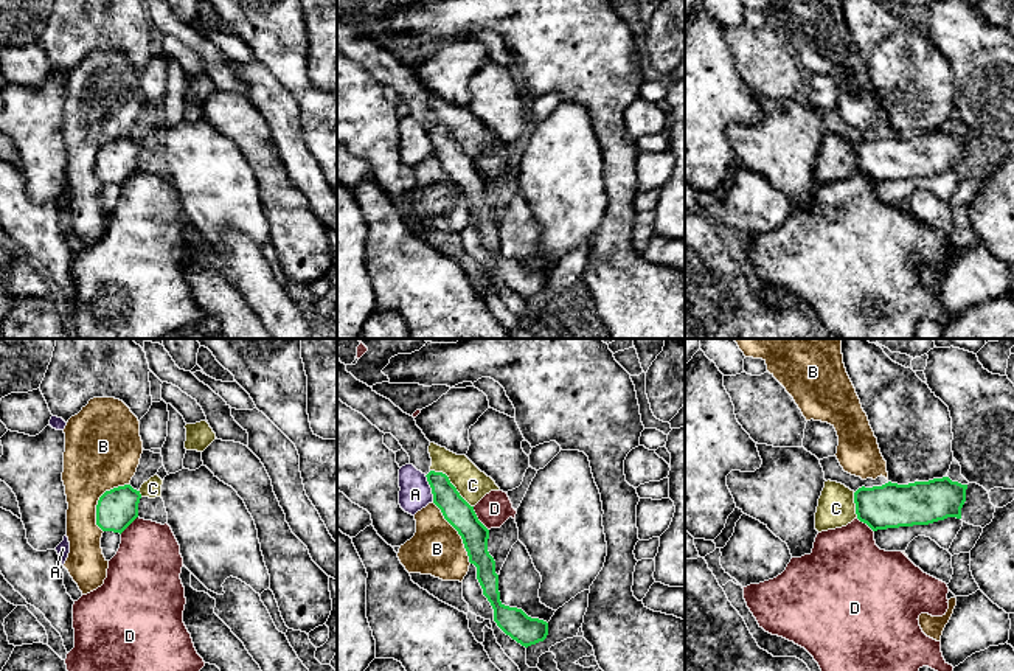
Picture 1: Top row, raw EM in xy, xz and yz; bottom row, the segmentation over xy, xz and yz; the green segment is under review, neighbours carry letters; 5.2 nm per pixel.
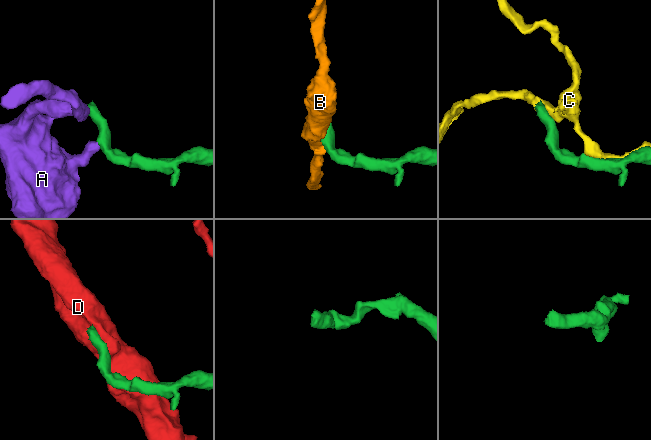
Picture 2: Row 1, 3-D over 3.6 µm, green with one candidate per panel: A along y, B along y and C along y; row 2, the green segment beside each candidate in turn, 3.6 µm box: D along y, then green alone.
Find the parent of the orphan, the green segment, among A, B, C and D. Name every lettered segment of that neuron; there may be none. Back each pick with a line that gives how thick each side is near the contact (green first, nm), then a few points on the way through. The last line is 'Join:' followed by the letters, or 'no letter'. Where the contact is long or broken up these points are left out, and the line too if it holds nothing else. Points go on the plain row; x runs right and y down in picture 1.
Join: no letter

